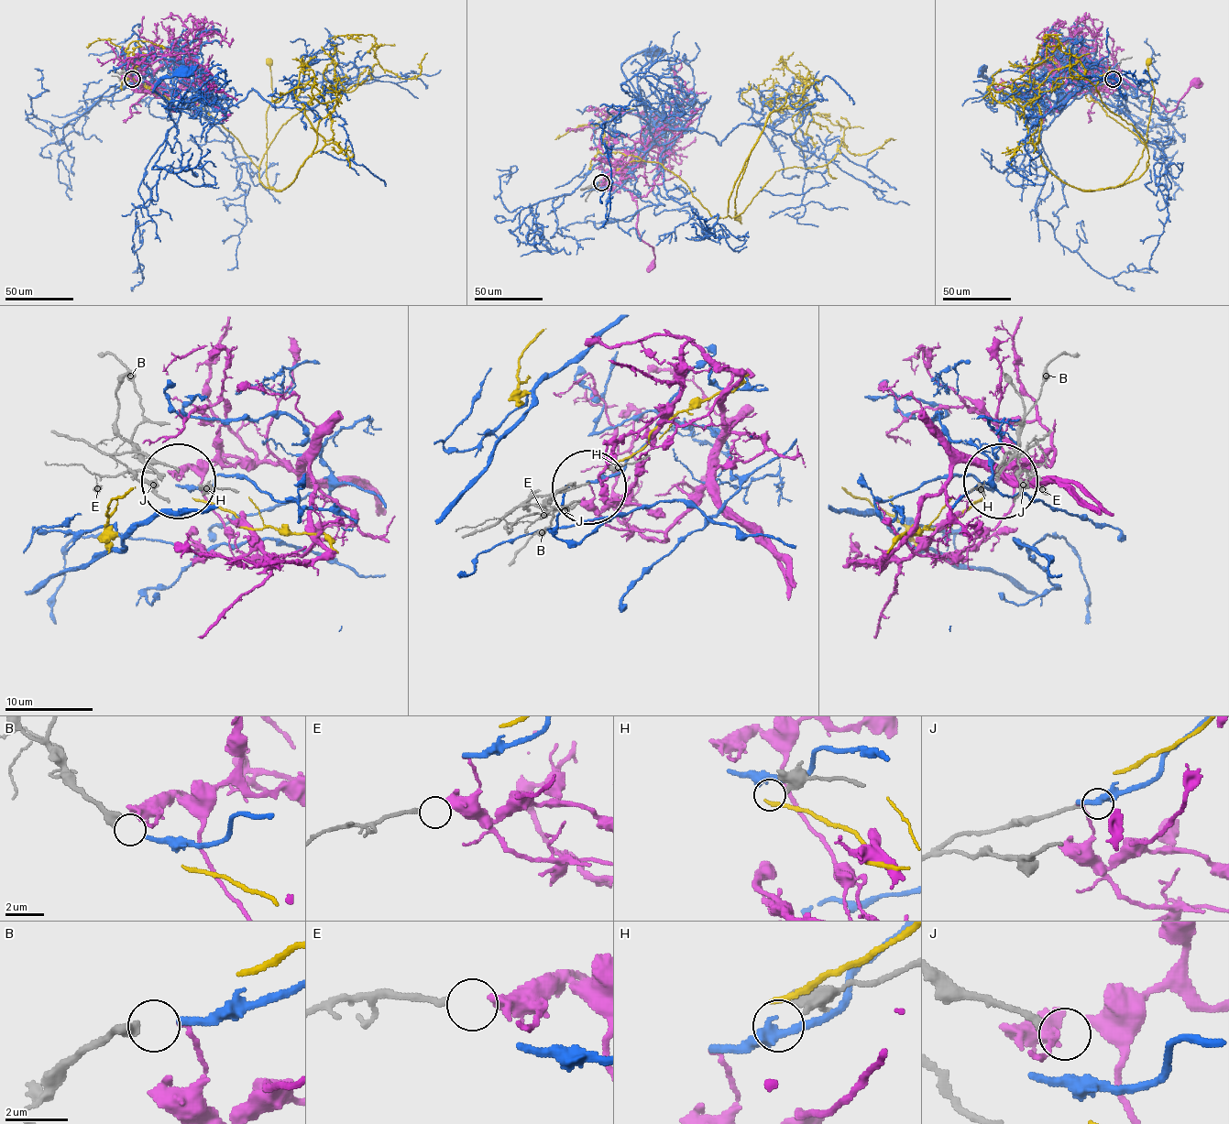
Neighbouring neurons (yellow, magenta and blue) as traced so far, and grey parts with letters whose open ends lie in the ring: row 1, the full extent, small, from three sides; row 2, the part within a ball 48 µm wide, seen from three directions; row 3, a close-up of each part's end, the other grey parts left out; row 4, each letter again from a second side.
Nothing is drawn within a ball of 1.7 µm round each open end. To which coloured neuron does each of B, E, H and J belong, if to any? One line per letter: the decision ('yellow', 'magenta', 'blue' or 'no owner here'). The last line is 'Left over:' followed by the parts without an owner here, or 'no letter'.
B: blue
E: magenta
H: no owner here
J: no owner here
Left over: H, J

